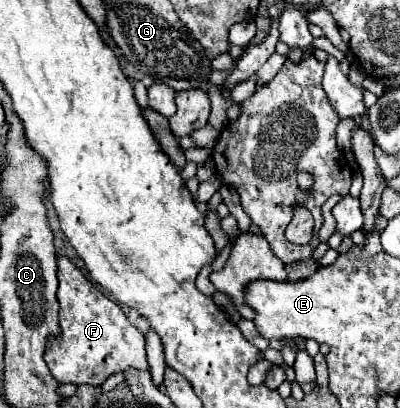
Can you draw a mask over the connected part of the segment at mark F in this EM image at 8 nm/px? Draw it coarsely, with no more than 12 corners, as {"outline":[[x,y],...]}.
{"outline":[[58,257],[58,383],[148,369],[144,333]]}

